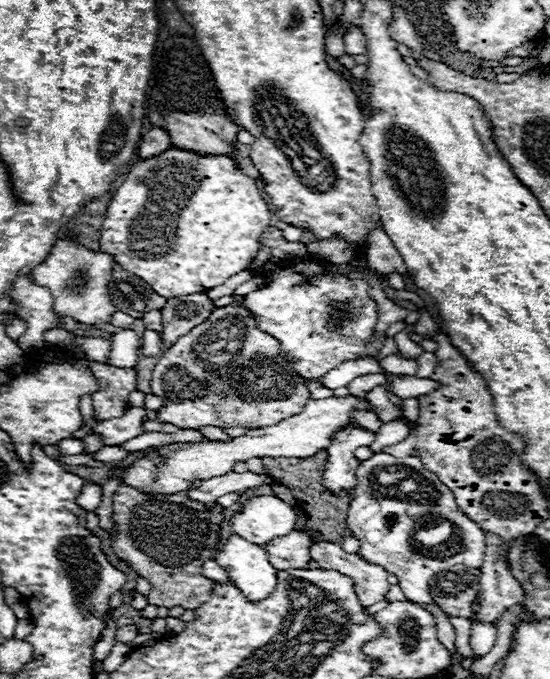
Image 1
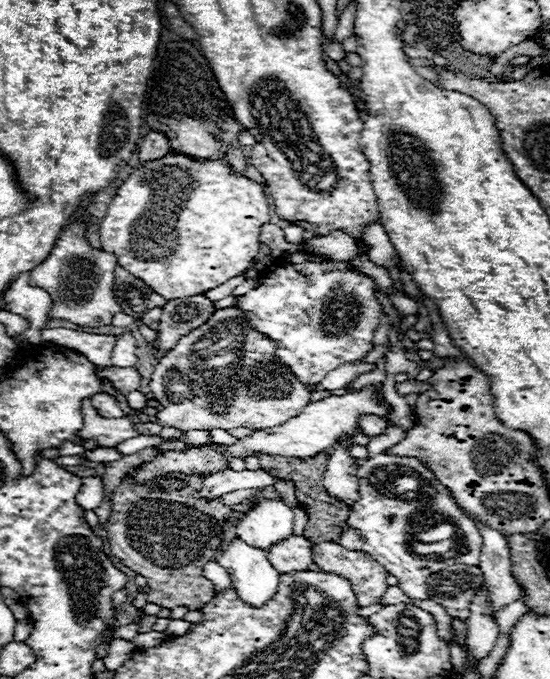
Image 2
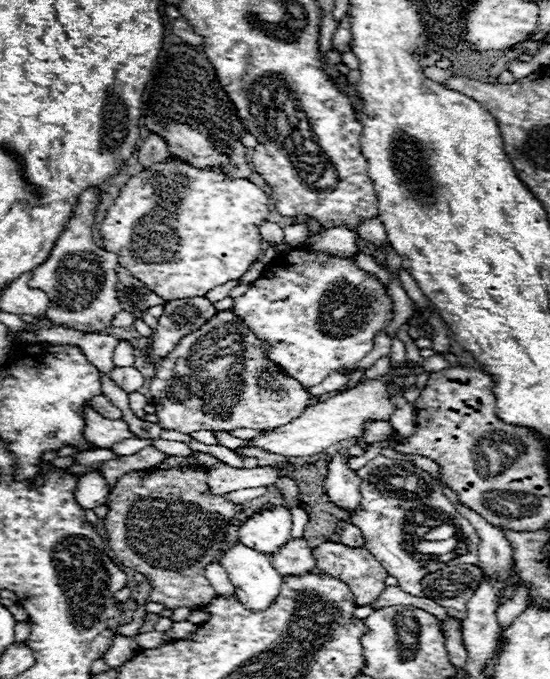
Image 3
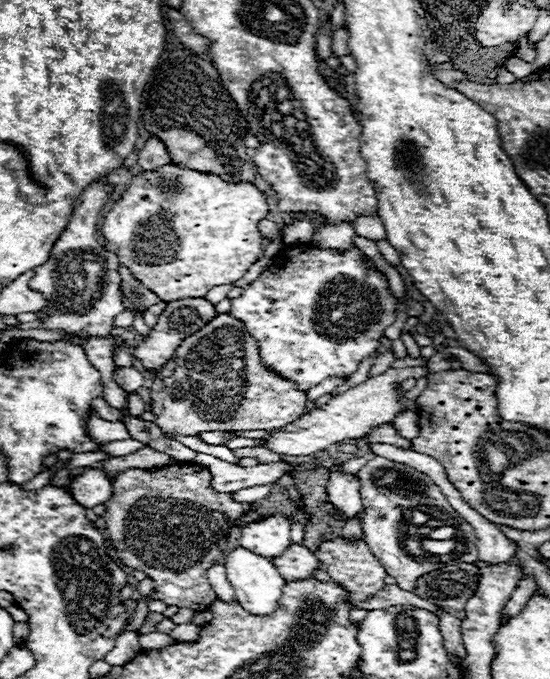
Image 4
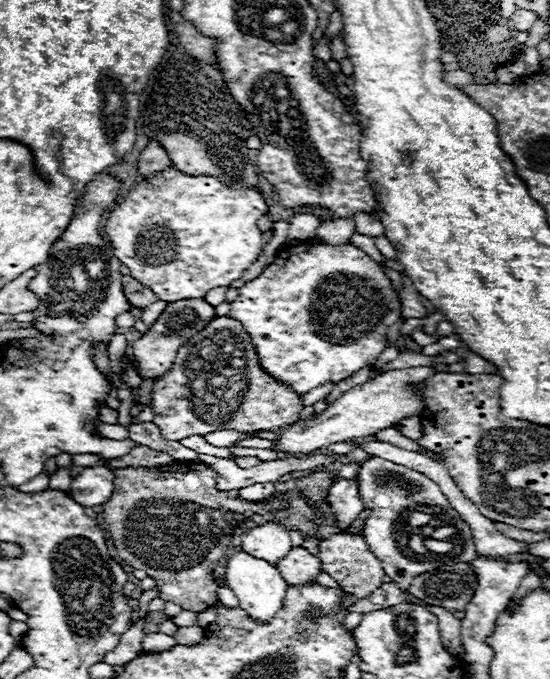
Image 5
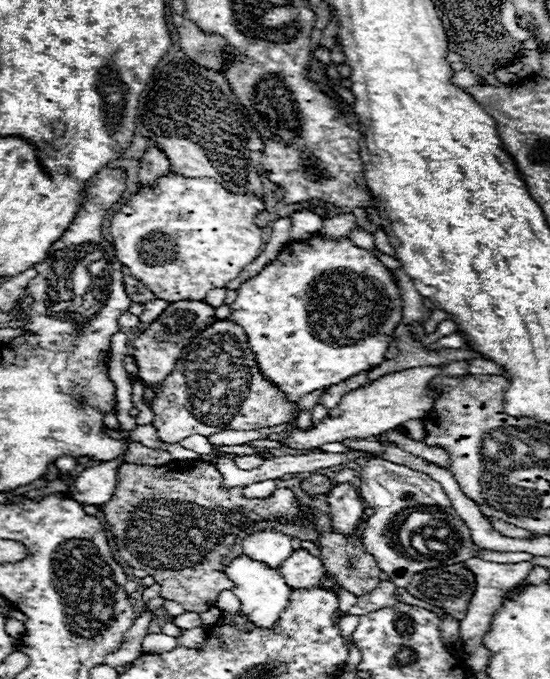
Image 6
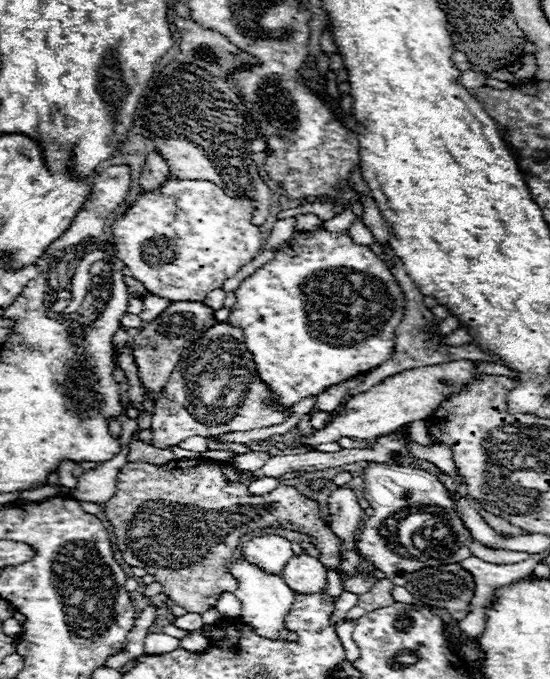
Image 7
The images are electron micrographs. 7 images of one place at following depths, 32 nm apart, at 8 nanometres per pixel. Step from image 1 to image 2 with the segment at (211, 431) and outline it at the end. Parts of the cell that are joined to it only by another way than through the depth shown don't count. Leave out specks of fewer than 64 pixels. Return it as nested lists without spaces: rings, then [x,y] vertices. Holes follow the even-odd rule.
[[[212,429],[208,430],[208,432],[214,443],[220,445],[232,445],[238,441],[237,438],[231,436],[227,431],[222,429]]]

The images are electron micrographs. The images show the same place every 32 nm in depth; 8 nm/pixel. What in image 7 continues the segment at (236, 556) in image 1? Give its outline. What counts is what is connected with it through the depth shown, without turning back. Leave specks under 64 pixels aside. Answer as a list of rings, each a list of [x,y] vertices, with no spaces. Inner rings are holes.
[[[238,560],[232,570],[230,570],[238,580],[240,580],[240,588],[234,592],[240,602],[242,602],[242,622],[252,626],[252,630],[268,640],[286,640],[286,642],[296,642],[296,634],[286,630],[284,626],[284,618],[286,614],[292,610],[294,604],[294,592],[286,586],[282,576],[270,576],[260,572],[260,568],[248,564],[246,560]]]

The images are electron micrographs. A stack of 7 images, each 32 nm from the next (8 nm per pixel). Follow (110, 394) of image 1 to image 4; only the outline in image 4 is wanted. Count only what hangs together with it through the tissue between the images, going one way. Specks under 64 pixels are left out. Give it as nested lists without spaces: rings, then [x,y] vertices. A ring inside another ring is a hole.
[[[118,368],[114,370],[114,380],[124,388],[136,392],[144,384],[144,376],[136,368]],[[94,400],[94,410],[96,410],[96,414],[98,414],[100,418],[104,418],[104,420],[108,420],[108,422],[116,422],[116,420],[120,418],[120,410],[108,406],[106,400]]]

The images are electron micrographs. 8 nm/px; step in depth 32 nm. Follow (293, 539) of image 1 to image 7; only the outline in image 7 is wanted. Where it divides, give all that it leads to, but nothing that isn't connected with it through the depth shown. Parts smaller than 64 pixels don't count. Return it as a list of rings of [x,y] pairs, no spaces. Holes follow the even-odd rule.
[[[292,556],[292,560],[286,564],[282,578],[286,584],[300,594],[318,594],[328,588],[326,568],[318,558],[312,556]]]

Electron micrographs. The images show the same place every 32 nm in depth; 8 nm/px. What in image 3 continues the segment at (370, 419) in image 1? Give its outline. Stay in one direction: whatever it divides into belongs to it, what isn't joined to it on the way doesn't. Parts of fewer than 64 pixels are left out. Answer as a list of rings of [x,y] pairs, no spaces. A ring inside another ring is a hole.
[[[372,422],[366,426],[366,436],[362,436],[368,444],[378,440],[392,440],[392,426],[388,422]]]

